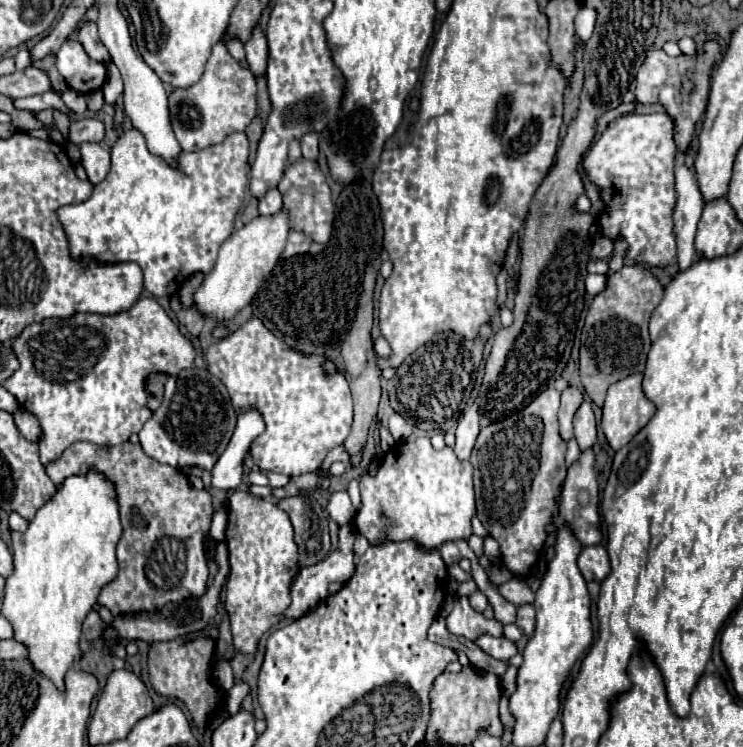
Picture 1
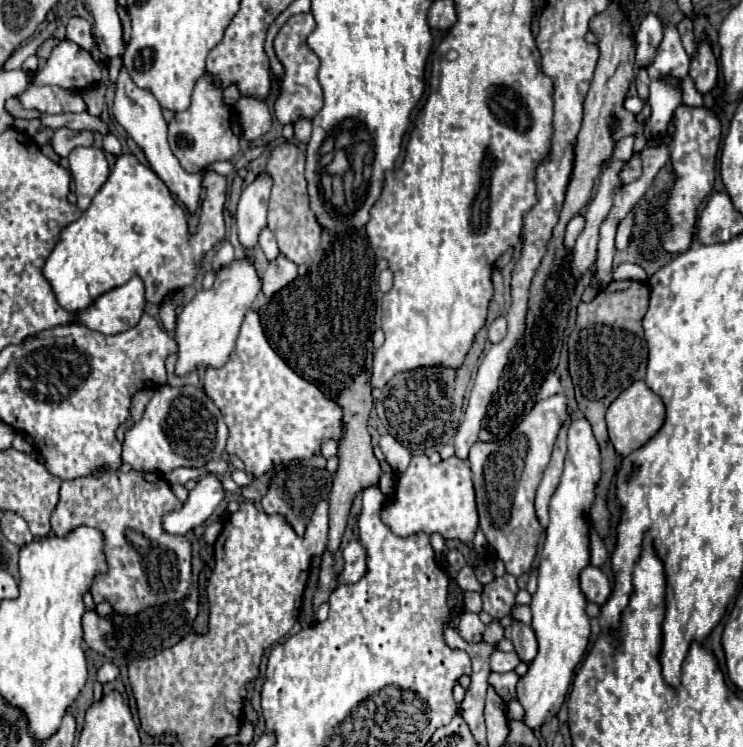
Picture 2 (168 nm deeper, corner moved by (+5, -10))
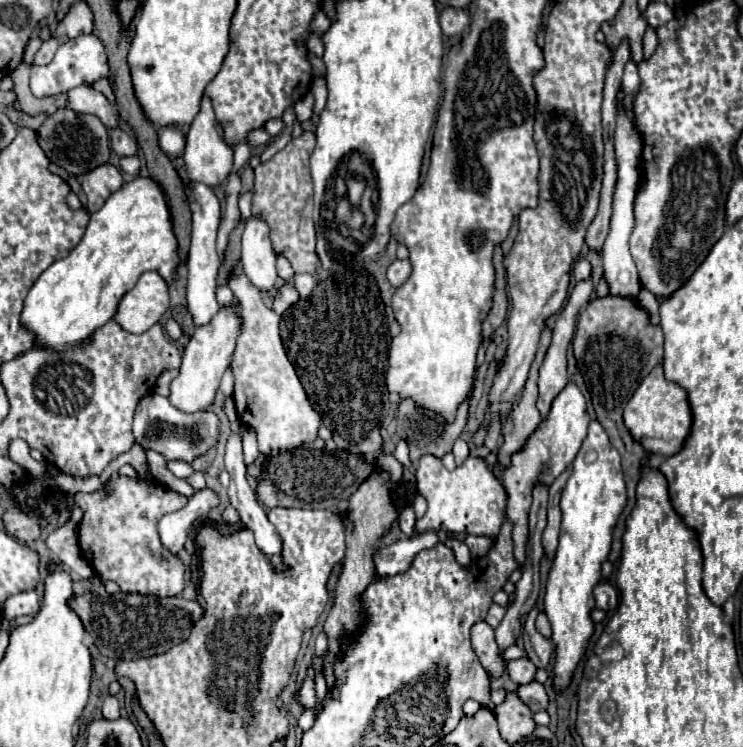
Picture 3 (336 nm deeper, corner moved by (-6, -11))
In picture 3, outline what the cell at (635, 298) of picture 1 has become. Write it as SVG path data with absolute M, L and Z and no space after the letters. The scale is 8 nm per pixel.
M605 296L591 300L585 308L579 310L577 316L577 332L573 338L573 352L577 358L577 366L585 378L585 384L591 392L593 408L597 420L603 424L611 444L621 454L623 474L629 490L629 504L625 506L613 540L621 540L625 530L625 518L635 504L635 486L639 478L639 468L643 458L647 456L645 448L633 440L631 432L623 424L623 408L641 384L641 380L663 360L663 332L659 326L649 324L649 314L637 302L625 300L619 296Z

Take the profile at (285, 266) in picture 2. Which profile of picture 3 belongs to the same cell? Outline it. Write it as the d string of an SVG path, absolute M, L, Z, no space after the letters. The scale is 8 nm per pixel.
M283 284L283 286L277 290L275 298L273 298L273 310L281 316L281 314L283 314L287 308L291 308L297 300L299 300L297 290L295 290L291 284Z

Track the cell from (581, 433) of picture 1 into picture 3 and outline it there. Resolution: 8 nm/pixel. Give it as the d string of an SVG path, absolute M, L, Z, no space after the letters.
M597 420L589 424L587 438L575 456L571 470L573 472L561 494L563 522L559 548L549 570L545 594L545 614L549 618L553 630L551 640L557 650L553 680L557 690L563 690L571 684L573 670L587 650L587 642L593 634L593 622L589 618L589 612L595 608L593 588L601 582L601 564L609 556L613 526L617 524L617 518L627 504L619 452L611 446L607 432Z

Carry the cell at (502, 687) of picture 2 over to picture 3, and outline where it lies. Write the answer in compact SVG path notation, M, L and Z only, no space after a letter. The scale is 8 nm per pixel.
M531 682L531 684L519 686L517 696L519 696L533 712L547 710L547 706L549 706L549 696L547 696L543 684L539 684L539 682Z

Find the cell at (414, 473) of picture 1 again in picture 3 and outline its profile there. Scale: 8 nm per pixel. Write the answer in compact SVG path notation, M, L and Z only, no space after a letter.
M423 456L417 464L417 490L427 500L427 512L417 520L417 530L445 530L455 534L481 534L495 538L505 522L507 492L501 480L491 472L485 458L469 456L463 466L449 472L435 456Z

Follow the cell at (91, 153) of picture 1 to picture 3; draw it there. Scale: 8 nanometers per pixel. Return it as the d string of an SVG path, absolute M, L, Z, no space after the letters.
M105 164L105 166L99 166L99 168L91 170L89 174L85 174L81 186L89 200L87 210L97 212L105 204L105 200L123 186L123 176L115 166Z

